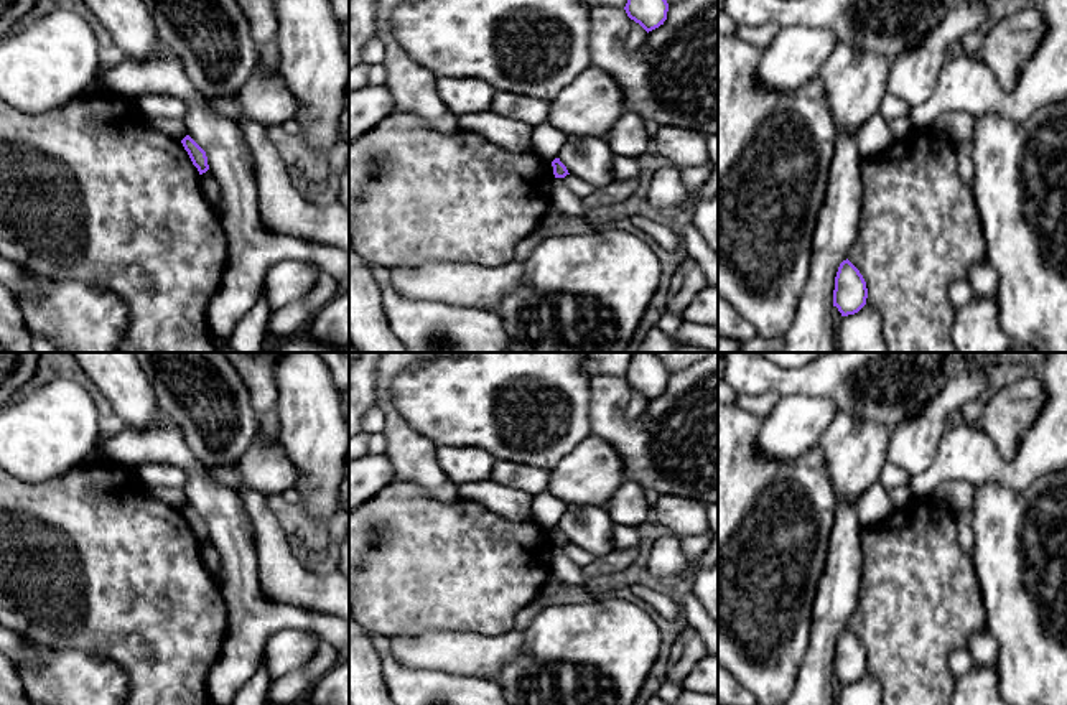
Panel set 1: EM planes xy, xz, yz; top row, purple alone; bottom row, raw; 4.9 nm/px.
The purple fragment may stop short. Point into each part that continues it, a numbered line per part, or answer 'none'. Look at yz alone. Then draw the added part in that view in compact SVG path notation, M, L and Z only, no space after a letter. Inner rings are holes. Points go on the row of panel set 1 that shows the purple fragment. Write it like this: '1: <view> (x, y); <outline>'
none

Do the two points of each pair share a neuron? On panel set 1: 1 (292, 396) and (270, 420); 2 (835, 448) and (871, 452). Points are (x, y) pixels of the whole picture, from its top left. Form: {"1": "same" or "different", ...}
{"1": "different", "2": "same"}

